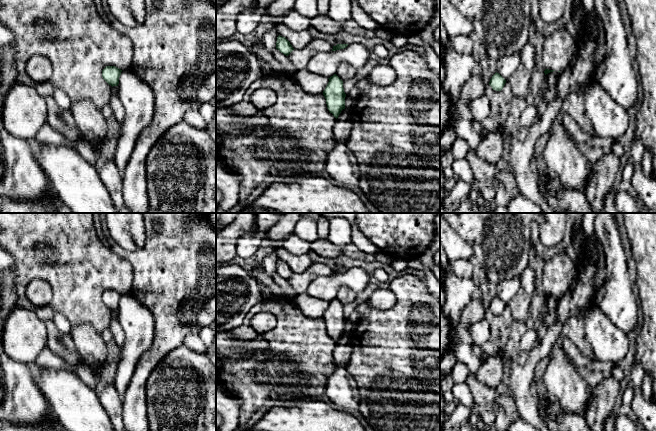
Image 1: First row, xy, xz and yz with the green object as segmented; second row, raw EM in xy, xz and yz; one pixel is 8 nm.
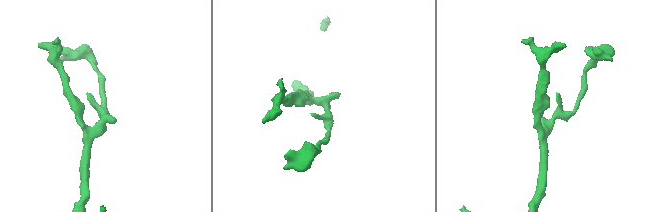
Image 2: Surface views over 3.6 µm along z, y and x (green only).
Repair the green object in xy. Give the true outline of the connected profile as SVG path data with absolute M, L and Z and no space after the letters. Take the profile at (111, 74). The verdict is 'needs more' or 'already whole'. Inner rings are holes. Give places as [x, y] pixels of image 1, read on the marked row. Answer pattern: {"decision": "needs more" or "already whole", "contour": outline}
{"decision": "already whole", "contour": "M106 66L102 70L102 77L112 87L118 86L121 72L122 70L115 66Z"}

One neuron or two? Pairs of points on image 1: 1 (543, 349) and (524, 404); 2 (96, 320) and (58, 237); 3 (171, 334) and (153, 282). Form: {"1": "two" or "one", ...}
{"1": "one", "2": "one", "3": "one"}

